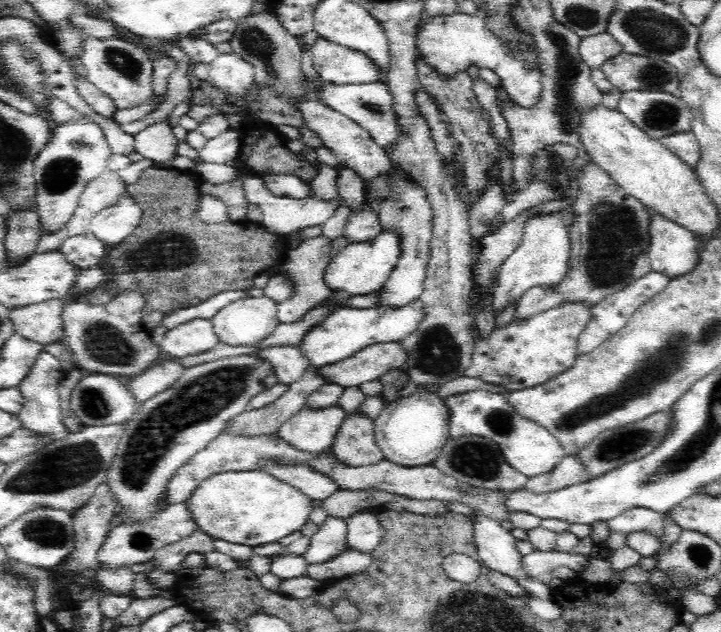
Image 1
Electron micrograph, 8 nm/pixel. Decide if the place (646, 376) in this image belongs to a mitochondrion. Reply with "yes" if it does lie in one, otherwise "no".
yes

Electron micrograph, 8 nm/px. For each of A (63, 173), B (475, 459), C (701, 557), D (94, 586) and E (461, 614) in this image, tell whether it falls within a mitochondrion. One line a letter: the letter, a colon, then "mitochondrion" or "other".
A: mitochondrion
B: mitochondrion
C: mitochondrion
D: other
E: mitochondrion

